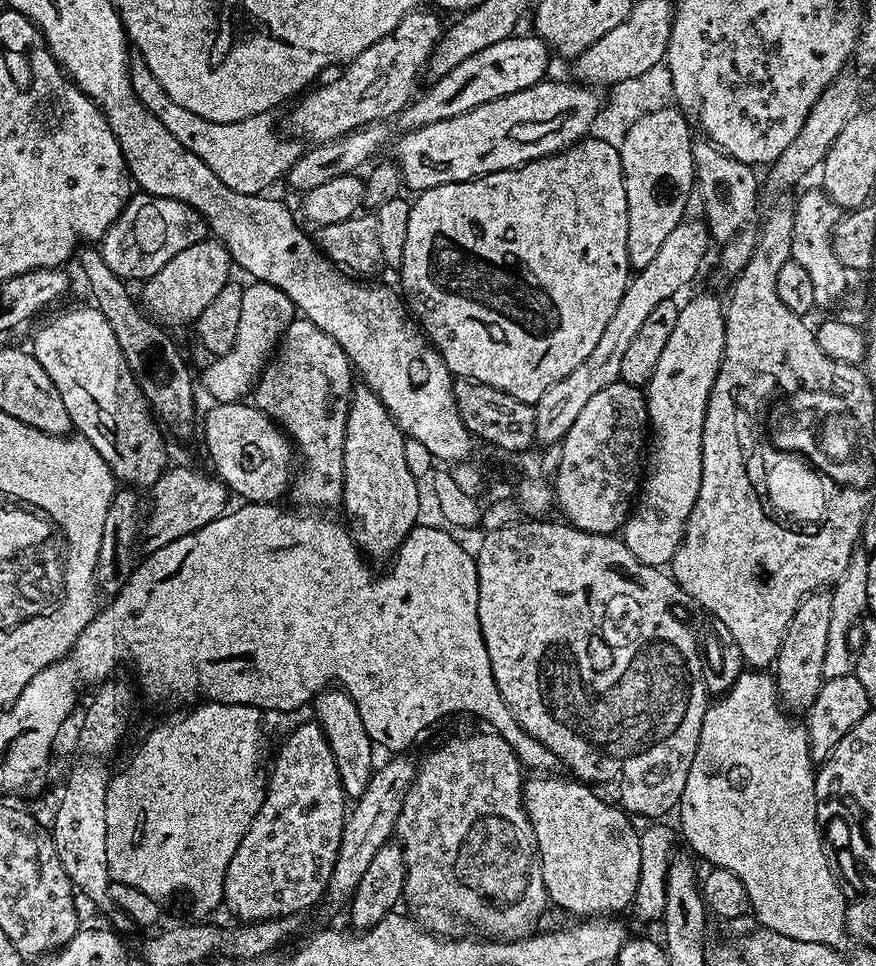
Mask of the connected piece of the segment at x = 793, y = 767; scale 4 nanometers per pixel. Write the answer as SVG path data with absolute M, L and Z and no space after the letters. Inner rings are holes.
M744 670L727 692L713 700L716 701L713 704L711 701L704 709L704 721L694 740L696 745L694 762L690 762L690 774L686 774L686 790L682 790L682 798L678 805L680 828L684 831L685 842L693 848L691 851L701 861L703 861L702 859L709 860L707 863L713 868L725 868L730 870L730 874L738 874L738 882L742 882L742 886L746 886L746 894L752 903L751 915L753 917L756 915L763 927L777 931L778 934L786 935L792 939L825 943L826 946L839 949L841 947L840 943L846 940L846 910L849 901L844 900L844 896L846 896L845 889L841 888L837 881L833 865L830 863L829 853L826 851L825 841L822 839L822 825L816 819L818 776L817 773L812 773L814 761L811 754L808 753L807 727L801 721L799 724L798 721L791 720L788 717L791 715L785 711L777 697L775 679L764 670Z

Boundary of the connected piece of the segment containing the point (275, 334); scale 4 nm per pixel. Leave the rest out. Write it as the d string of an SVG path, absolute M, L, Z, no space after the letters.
M255 281L244 288L241 305L241 319L234 338L234 346L222 356L211 359L202 374L201 387L222 404L239 403L255 389L257 381L275 352L279 340L295 317L296 311L288 295L269 283Z

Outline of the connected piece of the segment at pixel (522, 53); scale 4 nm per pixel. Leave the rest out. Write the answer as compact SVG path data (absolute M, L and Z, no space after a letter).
M513 34L502 42L494 42L494 46L478 50L478 54L470 54L466 62L458 62L458 66L450 70L450 74L435 77L431 81L432 85L424 93L421 91L408 107L402 109L395 117L394 124L400 127L399 131L409 132L430 122L442 122L446 118L466 114L486 102L494 102L494 98L506 98L506 94L518 94L518 90L526 90L539 80L545 79L549 75L548 45L535 34L520 35Z

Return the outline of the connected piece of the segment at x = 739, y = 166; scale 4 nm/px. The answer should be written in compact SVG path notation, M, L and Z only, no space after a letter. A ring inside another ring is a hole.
M706 138L695 139L692 143L692 161L695 164L695 183L702 194L704 221L708 226L709 237L720 244L732 240L743 231L756 208L758 184L753 167L738 162L733 156L726 155Z

